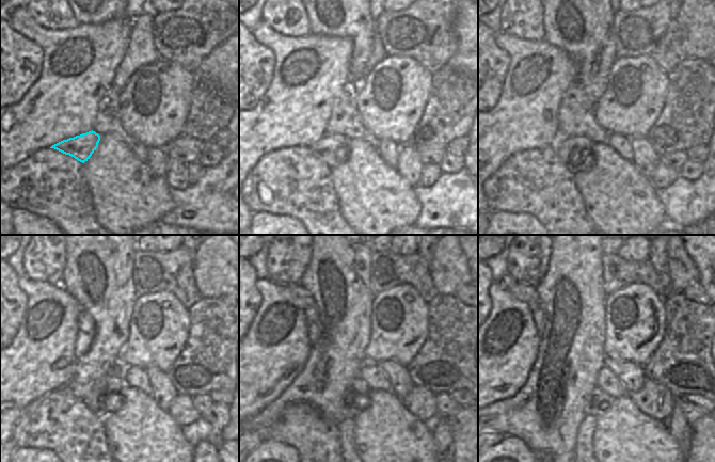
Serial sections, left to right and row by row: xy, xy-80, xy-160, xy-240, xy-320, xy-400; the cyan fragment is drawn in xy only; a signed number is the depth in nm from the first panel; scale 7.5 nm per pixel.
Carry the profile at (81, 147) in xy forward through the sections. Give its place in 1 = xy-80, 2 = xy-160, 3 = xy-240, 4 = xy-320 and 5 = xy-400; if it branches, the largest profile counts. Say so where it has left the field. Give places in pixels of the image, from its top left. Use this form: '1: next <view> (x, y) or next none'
1: next xy-80 (331, 149)
2: next xy-160 (581, 145)
3: next xy-240 (112, 384)
4: next xy-320 (356, 396)
5: next xy-400 (598, 401)

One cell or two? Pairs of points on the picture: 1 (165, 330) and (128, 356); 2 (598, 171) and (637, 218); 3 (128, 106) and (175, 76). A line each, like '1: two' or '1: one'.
1: one
2: one
3: one

